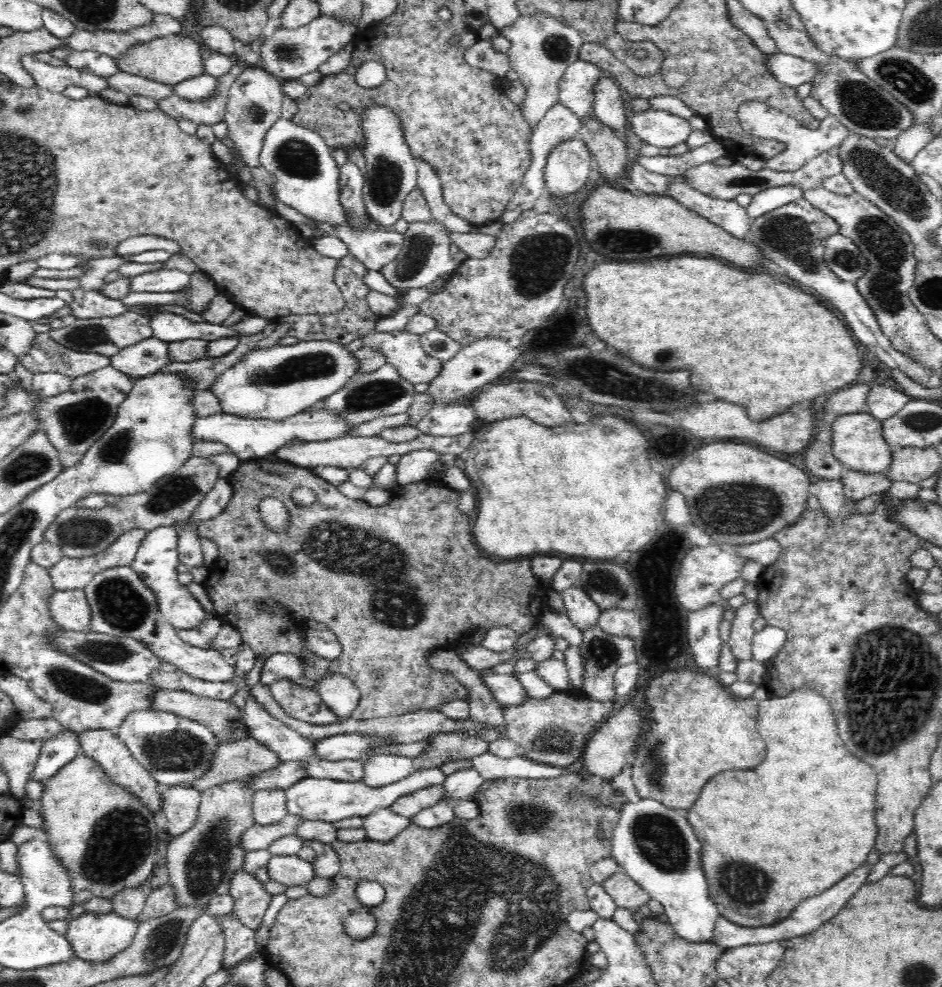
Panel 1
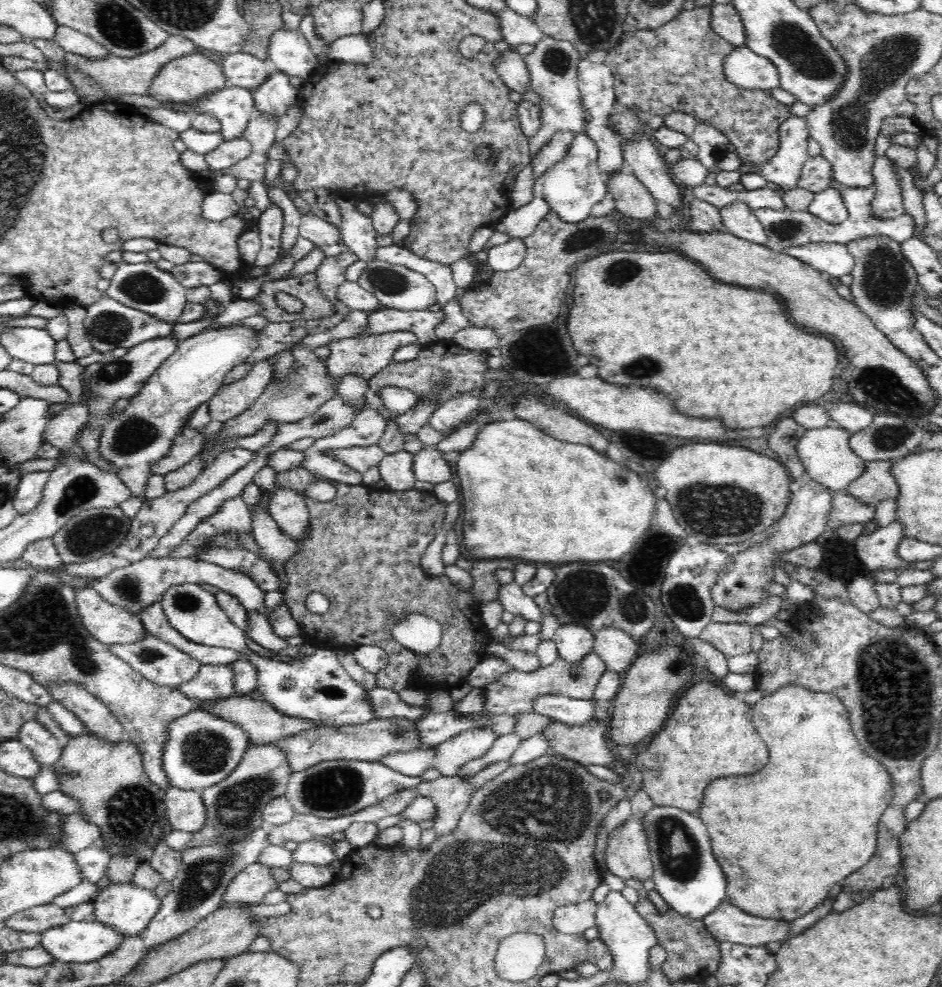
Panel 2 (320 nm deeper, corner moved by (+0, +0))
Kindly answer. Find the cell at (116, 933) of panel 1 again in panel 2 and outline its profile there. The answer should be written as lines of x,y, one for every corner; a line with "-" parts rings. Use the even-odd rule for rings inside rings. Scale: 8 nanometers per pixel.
110,884
94,898
93,920
112,925
126,936
138,936
160,908
154,890
126,884

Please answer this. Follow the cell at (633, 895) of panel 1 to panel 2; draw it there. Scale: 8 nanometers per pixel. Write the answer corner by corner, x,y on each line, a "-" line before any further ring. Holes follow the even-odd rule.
631,816
622,826
614,828
606,846
606,865
611,874
623,880
636,879
644,883
653,878
643,816

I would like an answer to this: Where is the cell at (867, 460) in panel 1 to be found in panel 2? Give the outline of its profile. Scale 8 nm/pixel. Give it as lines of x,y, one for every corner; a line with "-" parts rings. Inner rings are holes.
840,427
813,428
803,434
797,444
797,453
810,475
810,479
829,488
834,493
844,489
866,472
866,460
860,458
849,445
852,433

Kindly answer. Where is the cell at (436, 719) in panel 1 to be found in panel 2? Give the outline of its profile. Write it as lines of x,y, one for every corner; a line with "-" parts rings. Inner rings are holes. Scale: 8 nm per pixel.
593,650
574,664
568,664
558,658
556,662
532,672
511,671
484,687
486,693
484,709
489,716
522,715
533,711
536,698
548,694
562,694
575,699
593,699
597,682
606,671
606,664

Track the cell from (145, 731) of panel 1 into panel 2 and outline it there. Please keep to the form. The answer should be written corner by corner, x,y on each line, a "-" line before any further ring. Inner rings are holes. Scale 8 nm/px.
200,708
176,718
168,729
170,736
164,746
162,767
170,786
182,790
203,790
222,782
234,772
251,745
248,733
240,725

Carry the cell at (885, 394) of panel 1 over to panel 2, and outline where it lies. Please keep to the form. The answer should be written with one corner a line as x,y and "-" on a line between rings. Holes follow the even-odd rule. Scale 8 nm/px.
844,402
830,404
826,412
831,420
838,423
838,427
852,434
870,426
876,415
872,408
844,404

